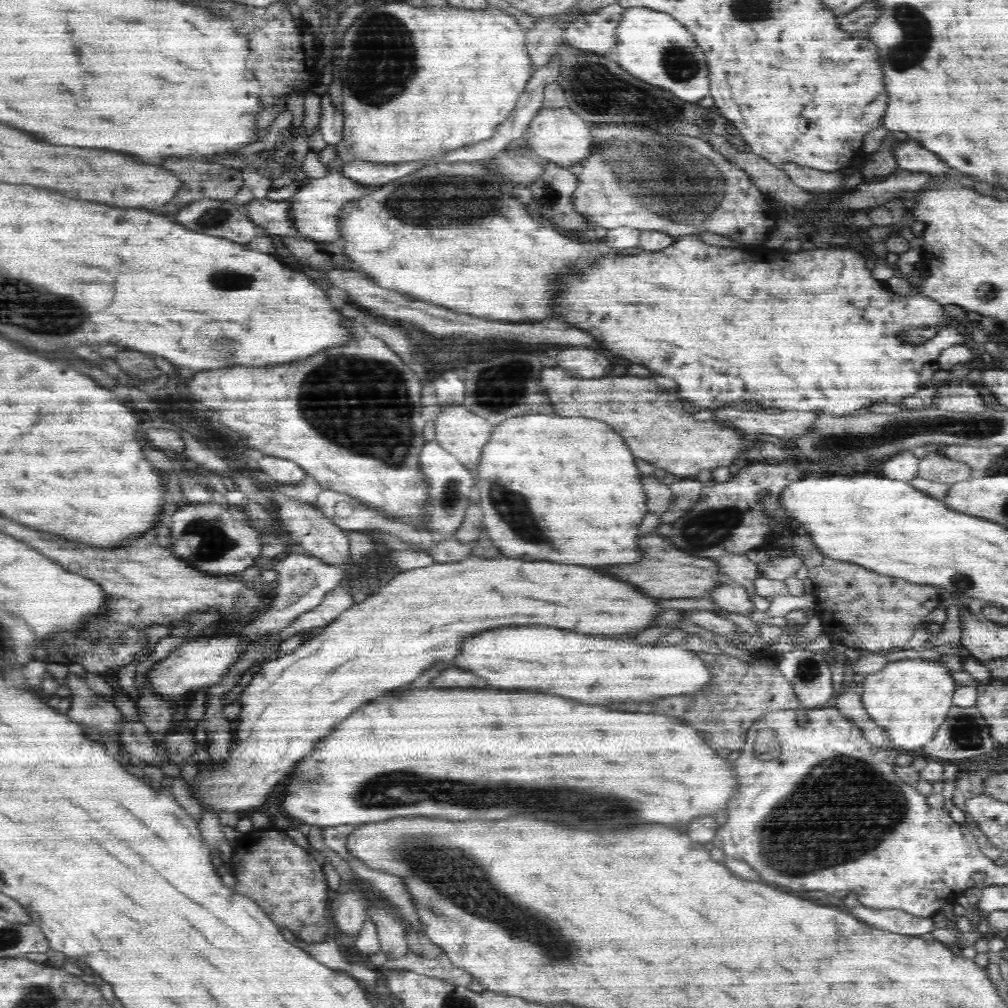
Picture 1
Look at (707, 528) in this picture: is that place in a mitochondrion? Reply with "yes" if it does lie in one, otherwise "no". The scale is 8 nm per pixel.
yes

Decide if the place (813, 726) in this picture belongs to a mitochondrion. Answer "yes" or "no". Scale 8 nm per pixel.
no

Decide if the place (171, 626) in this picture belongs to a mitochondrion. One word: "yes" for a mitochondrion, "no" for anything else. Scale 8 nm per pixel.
no

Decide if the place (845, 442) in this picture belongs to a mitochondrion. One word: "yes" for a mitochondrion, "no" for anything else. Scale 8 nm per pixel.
yes

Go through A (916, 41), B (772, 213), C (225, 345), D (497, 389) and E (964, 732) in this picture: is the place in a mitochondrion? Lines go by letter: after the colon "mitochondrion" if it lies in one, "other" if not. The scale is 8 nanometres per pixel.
A: mitochondrion
B: other
C: mitochondrion
D: mitochondrion
E: mitochondrion

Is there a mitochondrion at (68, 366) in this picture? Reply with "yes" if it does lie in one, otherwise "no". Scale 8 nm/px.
no

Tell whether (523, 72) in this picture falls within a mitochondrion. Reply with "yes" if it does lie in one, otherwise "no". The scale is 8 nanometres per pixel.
no

